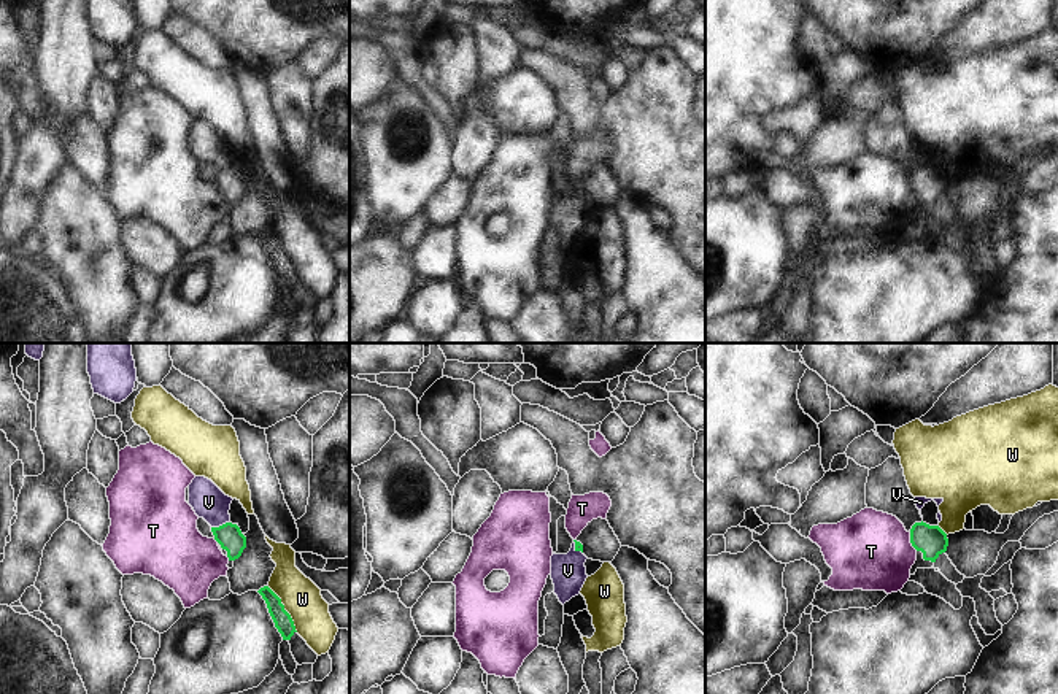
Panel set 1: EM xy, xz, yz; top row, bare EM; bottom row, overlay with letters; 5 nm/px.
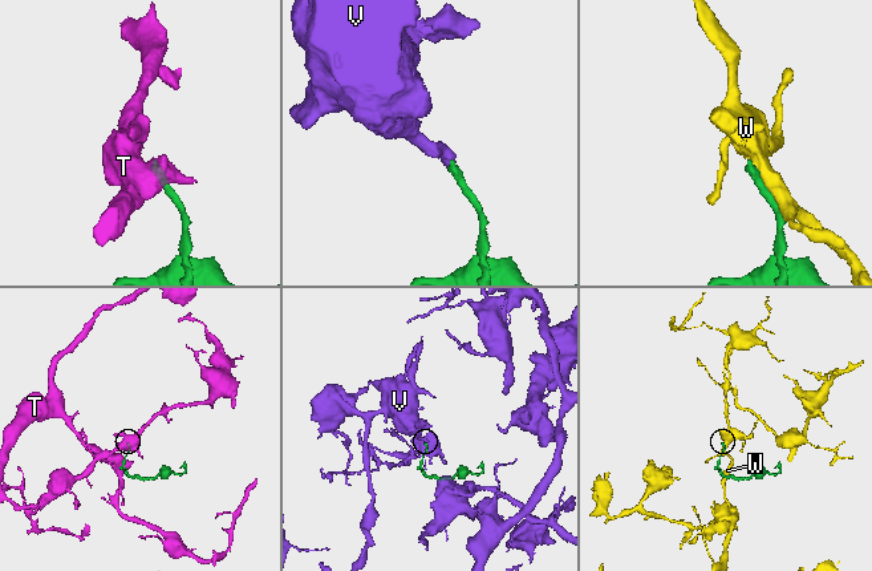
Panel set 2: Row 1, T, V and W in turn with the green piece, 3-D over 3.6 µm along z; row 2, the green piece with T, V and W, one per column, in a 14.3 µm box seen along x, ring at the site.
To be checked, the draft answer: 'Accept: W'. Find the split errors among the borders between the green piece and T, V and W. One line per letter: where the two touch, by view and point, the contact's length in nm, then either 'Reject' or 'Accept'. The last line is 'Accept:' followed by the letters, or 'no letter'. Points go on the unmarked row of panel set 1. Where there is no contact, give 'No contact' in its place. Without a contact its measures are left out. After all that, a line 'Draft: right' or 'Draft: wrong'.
T: Touches green at yz (911, 186). Shared border 100 nm. Reject
V: Touches green at xy (220, 170). Shared border 90 nm. Reject
W: Touches green at xy (283, 253). Shared border 280 nm. Reject
Accept: no letter
Draft: wrong

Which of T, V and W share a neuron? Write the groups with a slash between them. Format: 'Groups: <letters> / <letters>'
Groups: T / V / W

